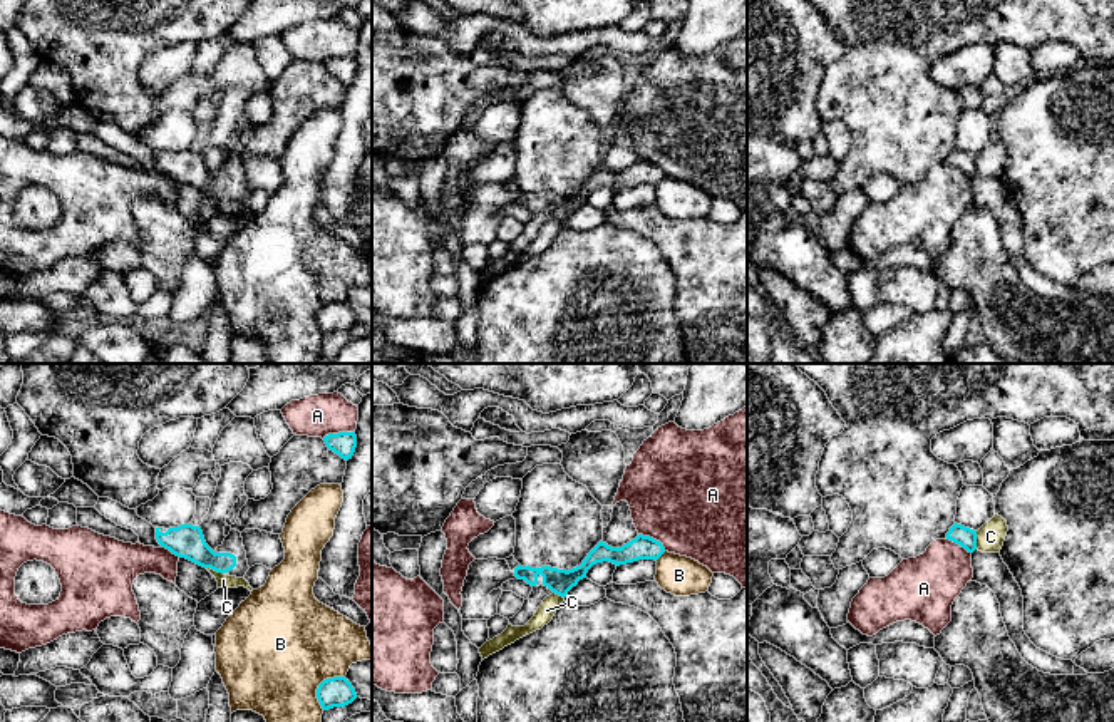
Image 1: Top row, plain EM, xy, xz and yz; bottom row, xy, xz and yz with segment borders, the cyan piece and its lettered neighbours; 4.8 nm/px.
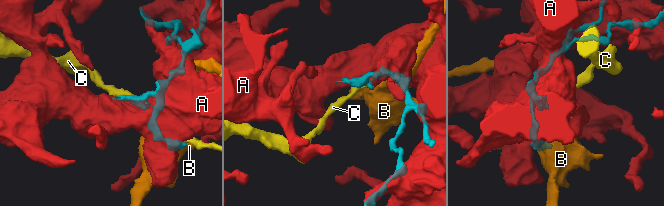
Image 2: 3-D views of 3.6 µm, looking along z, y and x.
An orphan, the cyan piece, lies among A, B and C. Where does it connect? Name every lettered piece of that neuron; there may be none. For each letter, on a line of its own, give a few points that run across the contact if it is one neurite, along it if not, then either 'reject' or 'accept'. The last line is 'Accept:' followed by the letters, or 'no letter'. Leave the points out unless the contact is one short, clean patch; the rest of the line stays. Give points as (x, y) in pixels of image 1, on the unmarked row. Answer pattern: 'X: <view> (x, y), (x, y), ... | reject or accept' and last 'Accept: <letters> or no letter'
A: reject
B: reject
C: reject
Accept: no letter

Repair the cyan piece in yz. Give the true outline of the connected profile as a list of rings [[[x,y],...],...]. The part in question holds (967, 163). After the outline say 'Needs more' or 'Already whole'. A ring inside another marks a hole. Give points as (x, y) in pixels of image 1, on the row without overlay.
[[[953,149],[950,156],[946,157],[946,164],[960,169],[968,178],[973,178],[977,174],[977,156],[965,152],[962,149]]]. Already whole

